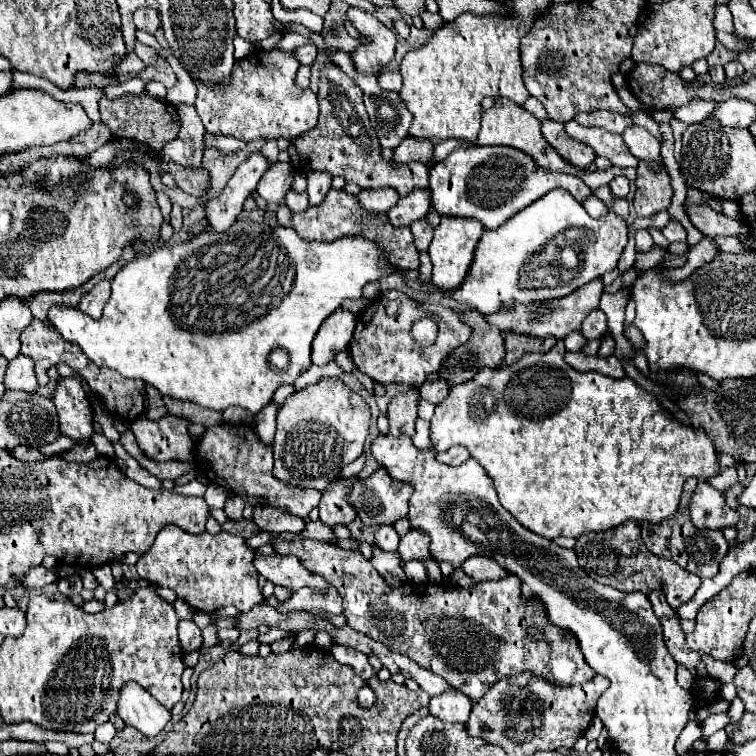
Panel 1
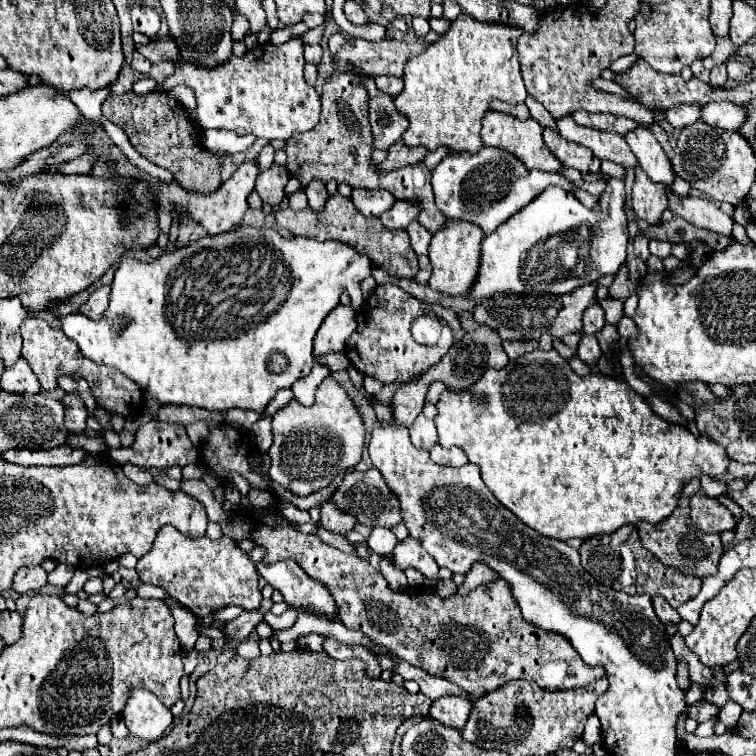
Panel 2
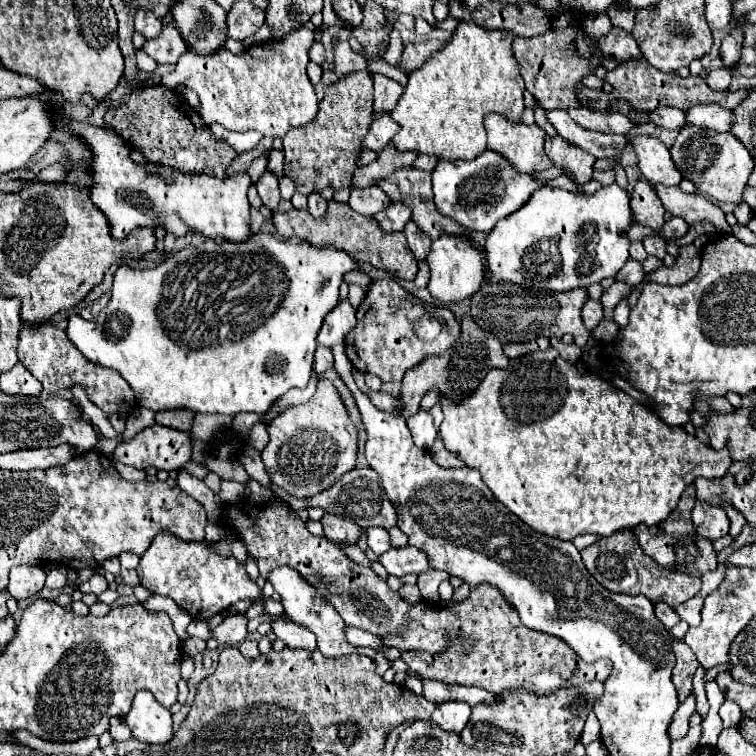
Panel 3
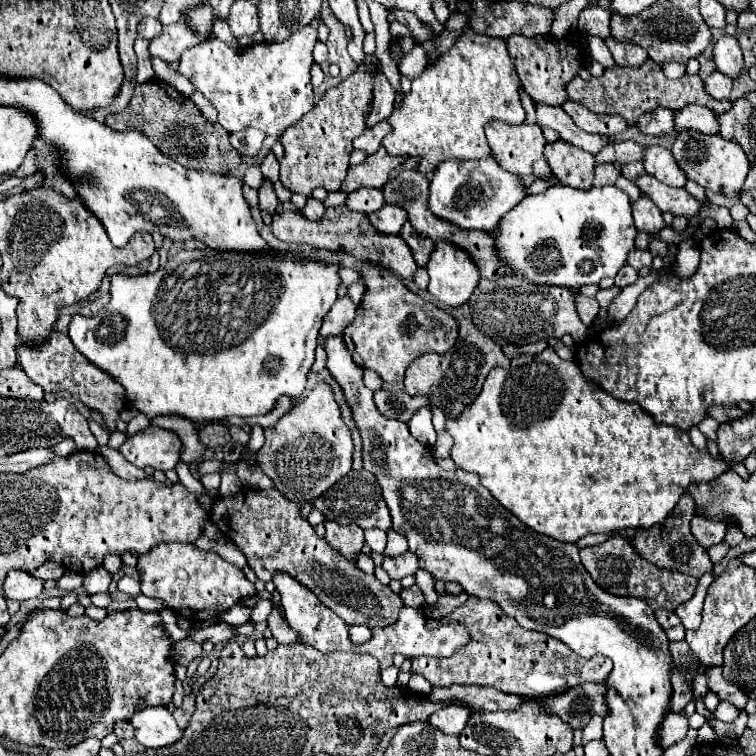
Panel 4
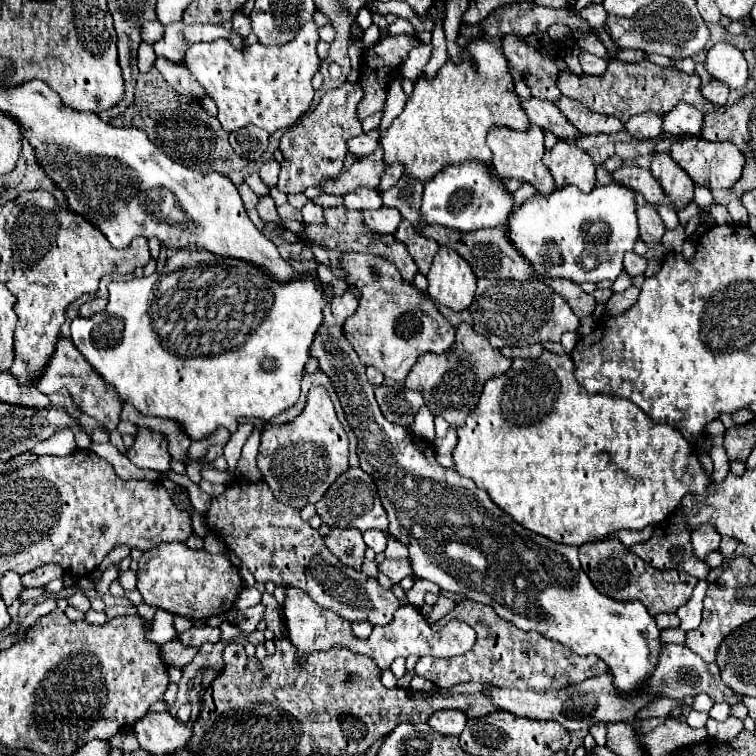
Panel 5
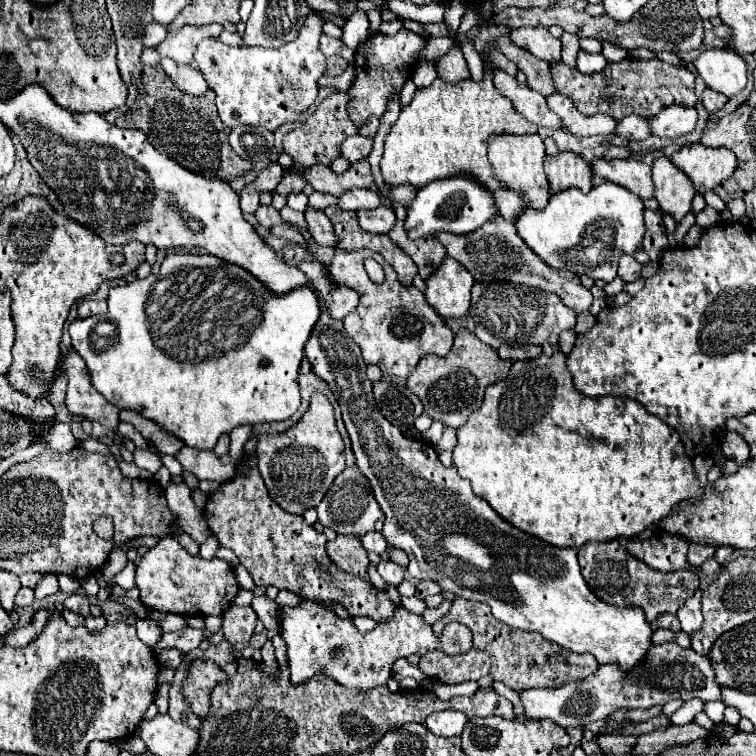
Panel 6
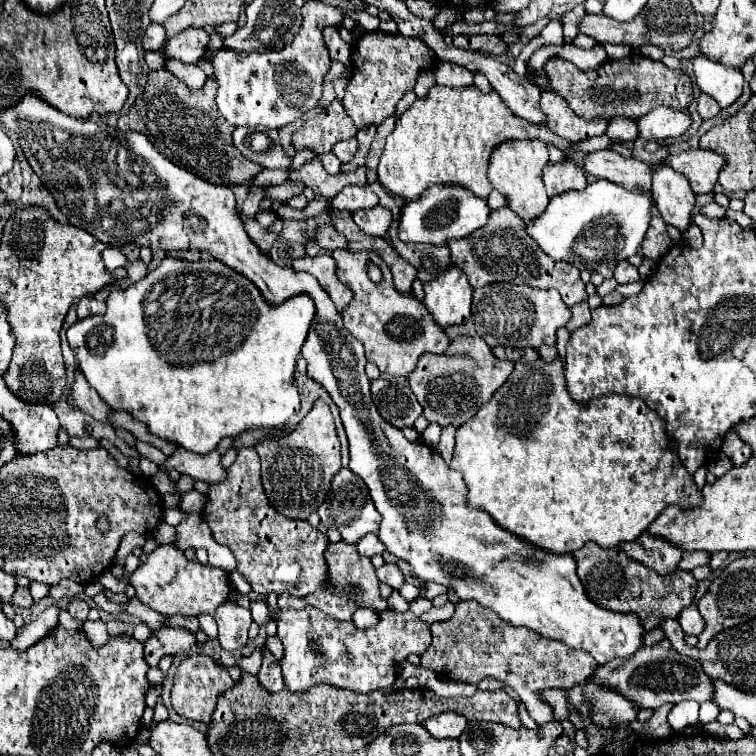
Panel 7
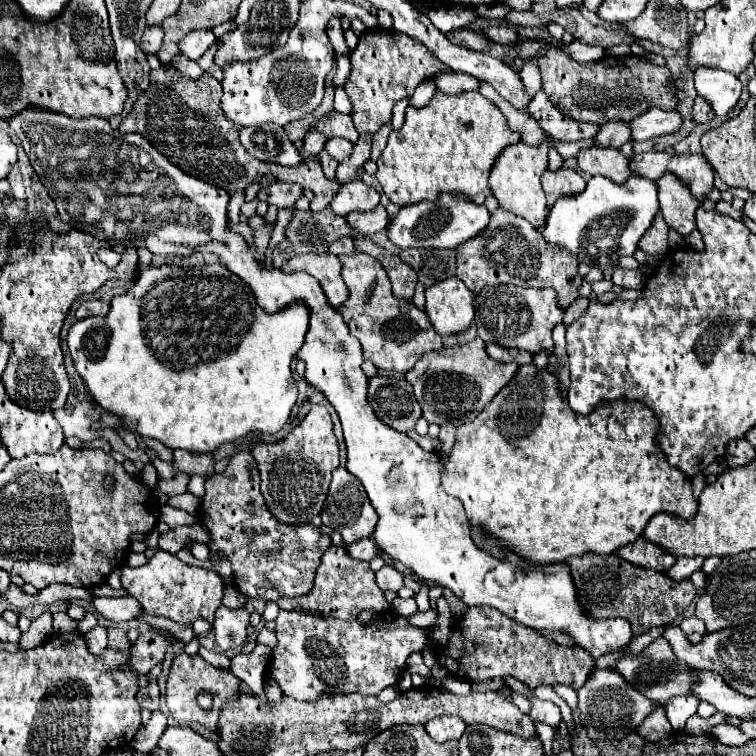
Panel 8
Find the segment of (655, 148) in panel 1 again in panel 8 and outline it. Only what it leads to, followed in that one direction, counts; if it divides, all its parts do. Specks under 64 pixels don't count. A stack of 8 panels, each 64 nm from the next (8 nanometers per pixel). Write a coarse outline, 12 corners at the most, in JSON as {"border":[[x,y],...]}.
{"border":[[676,176],[656,186],[664,220],[678,234],[696,228],[698,200]]}

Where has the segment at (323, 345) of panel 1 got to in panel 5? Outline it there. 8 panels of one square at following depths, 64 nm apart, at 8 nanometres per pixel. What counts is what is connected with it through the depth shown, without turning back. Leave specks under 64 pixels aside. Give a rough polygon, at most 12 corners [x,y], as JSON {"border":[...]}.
{"border":[[350,290],[334,296],[324,310],[324,324],[342,326],[356,312]]}

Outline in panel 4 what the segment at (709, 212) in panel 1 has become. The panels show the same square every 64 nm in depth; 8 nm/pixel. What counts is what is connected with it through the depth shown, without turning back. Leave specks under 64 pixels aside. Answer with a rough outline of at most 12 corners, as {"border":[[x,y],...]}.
{"border":[[642,174],[636,184],[660,210],[692,220],[706,202]]}

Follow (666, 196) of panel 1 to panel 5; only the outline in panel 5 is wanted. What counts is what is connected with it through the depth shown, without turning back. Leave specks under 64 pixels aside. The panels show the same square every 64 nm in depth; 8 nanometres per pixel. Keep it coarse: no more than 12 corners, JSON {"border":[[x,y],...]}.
{"border":[[652,204],[636,208],[640,238],[650,246],[666,226]]}

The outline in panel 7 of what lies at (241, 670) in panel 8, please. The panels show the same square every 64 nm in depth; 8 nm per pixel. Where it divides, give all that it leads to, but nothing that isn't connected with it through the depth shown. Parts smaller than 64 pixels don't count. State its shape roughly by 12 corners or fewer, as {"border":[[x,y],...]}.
{"border":[[254,650],[240,658],[240,670],[258,674],[262,654]]}

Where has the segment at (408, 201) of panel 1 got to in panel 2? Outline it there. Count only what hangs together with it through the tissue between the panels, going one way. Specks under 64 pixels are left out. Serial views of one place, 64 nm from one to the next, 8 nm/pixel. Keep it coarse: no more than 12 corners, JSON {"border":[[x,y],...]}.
{"border":[[398,200],[380,214],[386,228],[406,228],[420,214],[420,200]]}

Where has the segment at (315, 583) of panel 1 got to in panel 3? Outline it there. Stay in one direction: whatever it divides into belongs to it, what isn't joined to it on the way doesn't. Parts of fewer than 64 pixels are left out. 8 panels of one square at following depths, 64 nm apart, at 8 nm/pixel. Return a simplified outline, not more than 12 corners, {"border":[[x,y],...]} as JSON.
{"border":[[288,566],[268,582],[282,596],[290,620],[316,634],[324,656],[364,654],[380,666],[390,660],[344,638],[340,614]]}

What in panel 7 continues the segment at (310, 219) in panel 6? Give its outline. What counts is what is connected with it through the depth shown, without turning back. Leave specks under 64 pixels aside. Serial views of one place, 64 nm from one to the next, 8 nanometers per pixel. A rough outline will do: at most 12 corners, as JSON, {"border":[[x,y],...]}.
{"border":[[318,226],[316,242],[322,248],[346,248],[346,238],[334,226]]}

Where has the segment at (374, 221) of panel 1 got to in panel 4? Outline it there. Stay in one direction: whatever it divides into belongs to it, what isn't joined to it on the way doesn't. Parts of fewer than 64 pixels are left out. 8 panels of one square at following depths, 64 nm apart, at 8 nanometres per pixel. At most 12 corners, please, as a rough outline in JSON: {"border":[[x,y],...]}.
{"border":[[326,208],[272,216],[284,242],[346,252],[404,280],[418,268],[398,234],[376,232],[366,214]]}

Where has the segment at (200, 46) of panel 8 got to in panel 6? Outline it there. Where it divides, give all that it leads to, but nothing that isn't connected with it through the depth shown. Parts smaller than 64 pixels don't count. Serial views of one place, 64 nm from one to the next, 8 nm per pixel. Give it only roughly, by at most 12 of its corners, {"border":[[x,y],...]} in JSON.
{"border":[[220,24],[184,26],[156,46],[160,56],[190,64],[196,44],[222,34]]}

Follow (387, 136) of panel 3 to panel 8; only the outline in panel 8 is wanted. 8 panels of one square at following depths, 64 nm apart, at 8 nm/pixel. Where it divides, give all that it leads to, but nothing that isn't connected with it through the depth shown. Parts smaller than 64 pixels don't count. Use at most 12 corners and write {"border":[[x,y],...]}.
{"border":[[332,138],[324,150],[344,162],[354,144],[344,138]]}

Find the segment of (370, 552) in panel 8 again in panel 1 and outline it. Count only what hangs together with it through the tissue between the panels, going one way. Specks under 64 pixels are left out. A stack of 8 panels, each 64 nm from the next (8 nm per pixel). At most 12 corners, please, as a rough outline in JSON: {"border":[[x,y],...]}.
{"border":[[380,526],[374,540],[382,550],[394,552],[400,536],[394,526]]}

